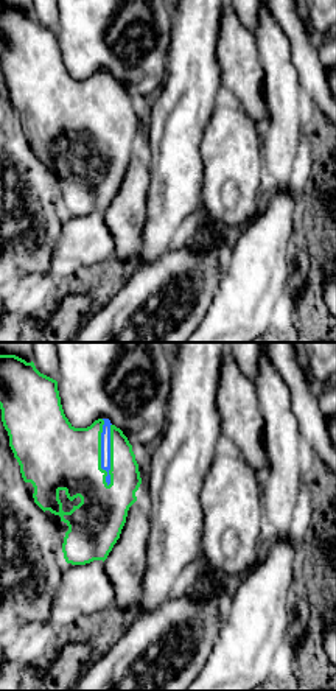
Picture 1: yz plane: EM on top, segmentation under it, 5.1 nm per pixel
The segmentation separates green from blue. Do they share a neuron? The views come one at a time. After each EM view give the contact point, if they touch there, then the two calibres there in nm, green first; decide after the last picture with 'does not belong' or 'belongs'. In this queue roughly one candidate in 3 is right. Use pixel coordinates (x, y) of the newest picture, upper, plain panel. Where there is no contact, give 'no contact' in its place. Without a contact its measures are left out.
meets green at (100, 105); 360 nm thick on the green side, 50 nm on the other

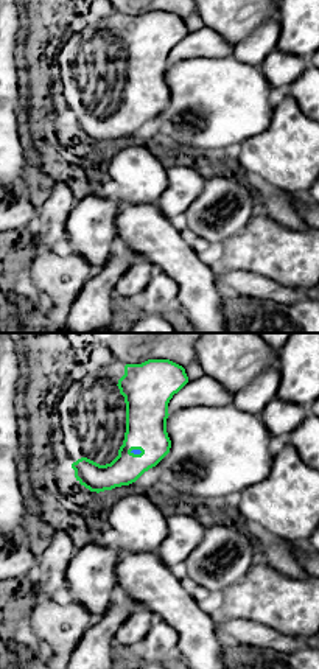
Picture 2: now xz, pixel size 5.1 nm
meets green at (136, 100); 220 nm thick on the green side, 30 nm on the other

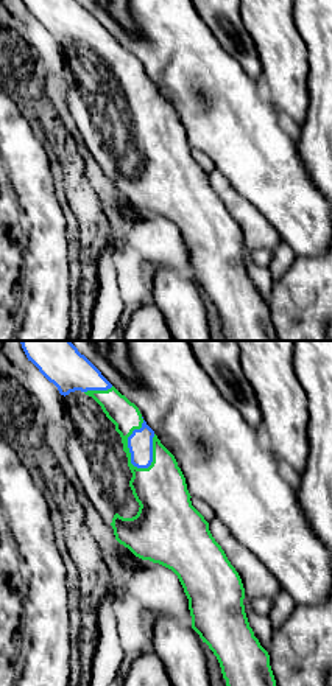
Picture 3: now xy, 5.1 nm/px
meets green at (127, 94); 180 nm thick on the green side, 130 nm on the other

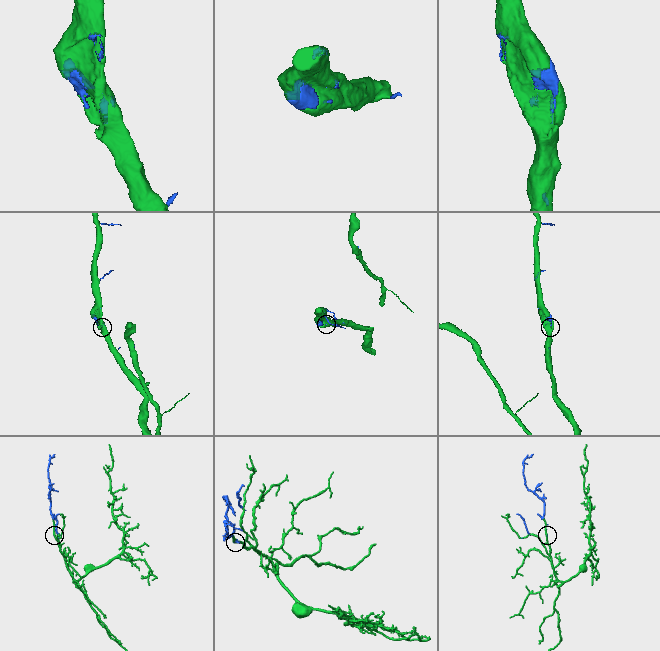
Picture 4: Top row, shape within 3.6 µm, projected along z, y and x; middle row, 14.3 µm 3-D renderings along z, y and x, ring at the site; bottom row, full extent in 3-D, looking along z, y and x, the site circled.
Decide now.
belongs

